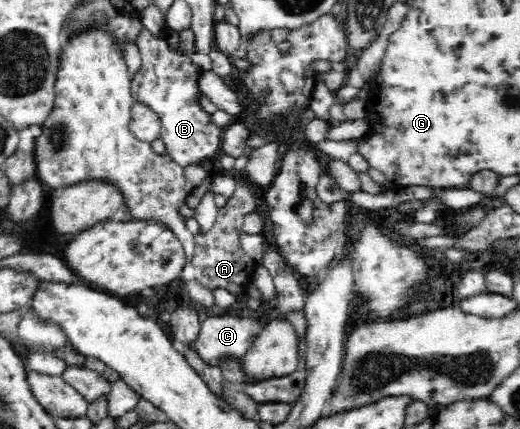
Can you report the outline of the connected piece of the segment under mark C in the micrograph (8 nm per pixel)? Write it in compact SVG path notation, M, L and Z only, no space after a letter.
M232 315L211 316L201 321L201 327L195 341L189 346L206 366L217 366L222 360L239 359L254 342L255 336L265 325L253 317Z

